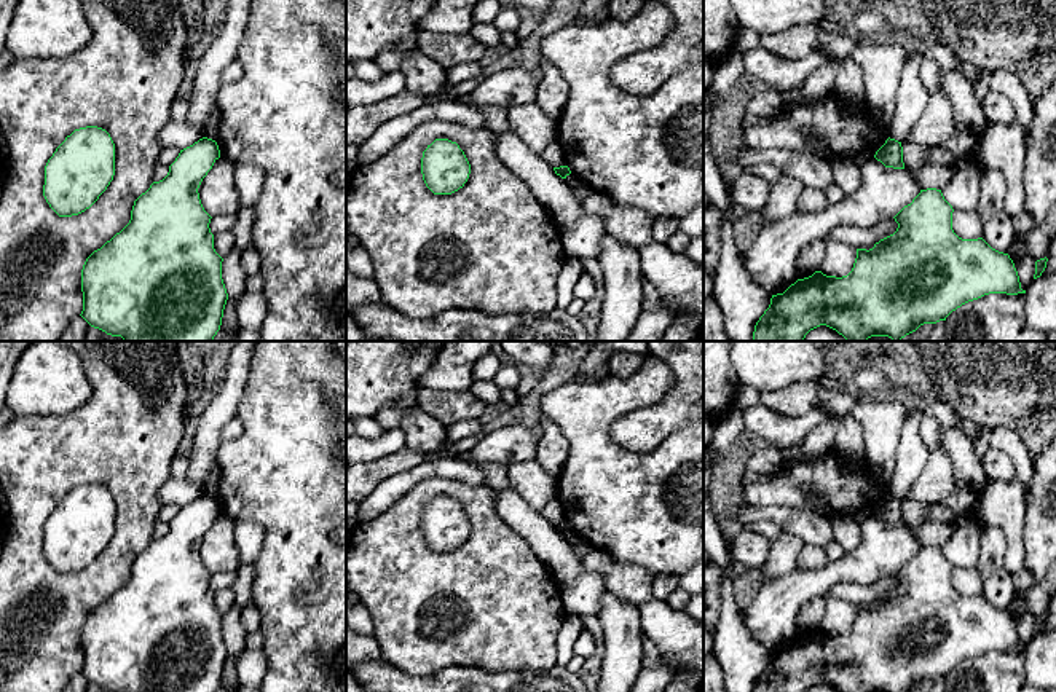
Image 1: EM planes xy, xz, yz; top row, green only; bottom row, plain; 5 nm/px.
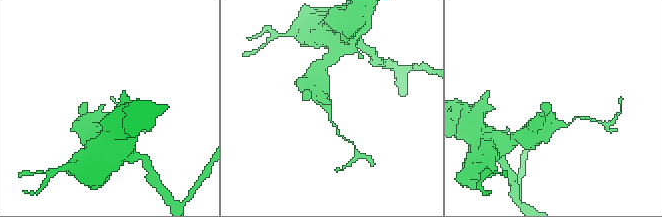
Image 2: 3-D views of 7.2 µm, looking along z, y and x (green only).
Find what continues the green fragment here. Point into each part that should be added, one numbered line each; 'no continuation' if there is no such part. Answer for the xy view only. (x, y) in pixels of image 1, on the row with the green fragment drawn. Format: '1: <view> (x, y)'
no continuation

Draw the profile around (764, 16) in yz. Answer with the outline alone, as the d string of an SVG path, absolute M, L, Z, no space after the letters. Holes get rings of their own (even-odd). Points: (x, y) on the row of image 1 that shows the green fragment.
M731 0L740 27L759 35L786 32L796 26L820 26L823 0Z

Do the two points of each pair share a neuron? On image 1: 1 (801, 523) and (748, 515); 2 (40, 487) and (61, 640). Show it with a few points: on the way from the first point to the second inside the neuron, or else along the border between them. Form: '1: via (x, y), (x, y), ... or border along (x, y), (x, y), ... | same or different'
1: via (788, 518), (776, 514), (761, 514) | same
2: via (31, 525), (31, 560), (67, 597), (67, 601) | same

